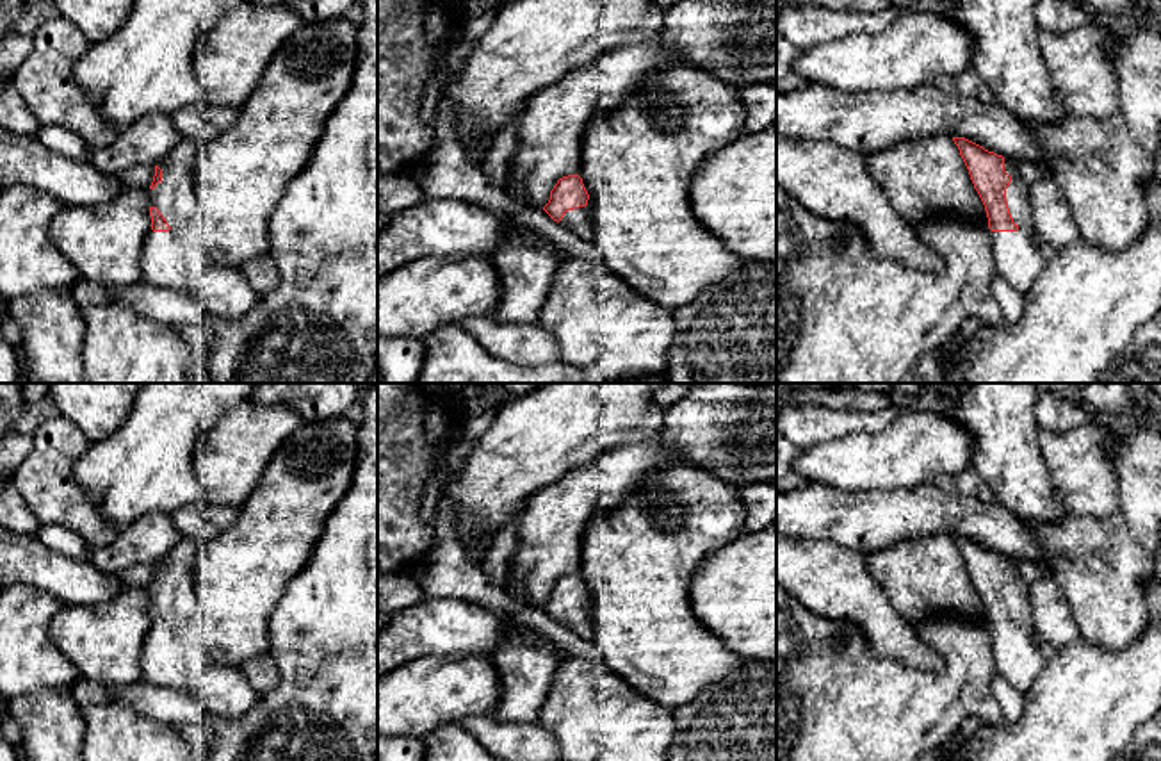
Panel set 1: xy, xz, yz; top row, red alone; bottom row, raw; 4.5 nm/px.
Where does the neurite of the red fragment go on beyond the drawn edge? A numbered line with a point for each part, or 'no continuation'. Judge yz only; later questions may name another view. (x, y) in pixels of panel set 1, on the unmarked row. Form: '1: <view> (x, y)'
1: yz (1017, 656)

